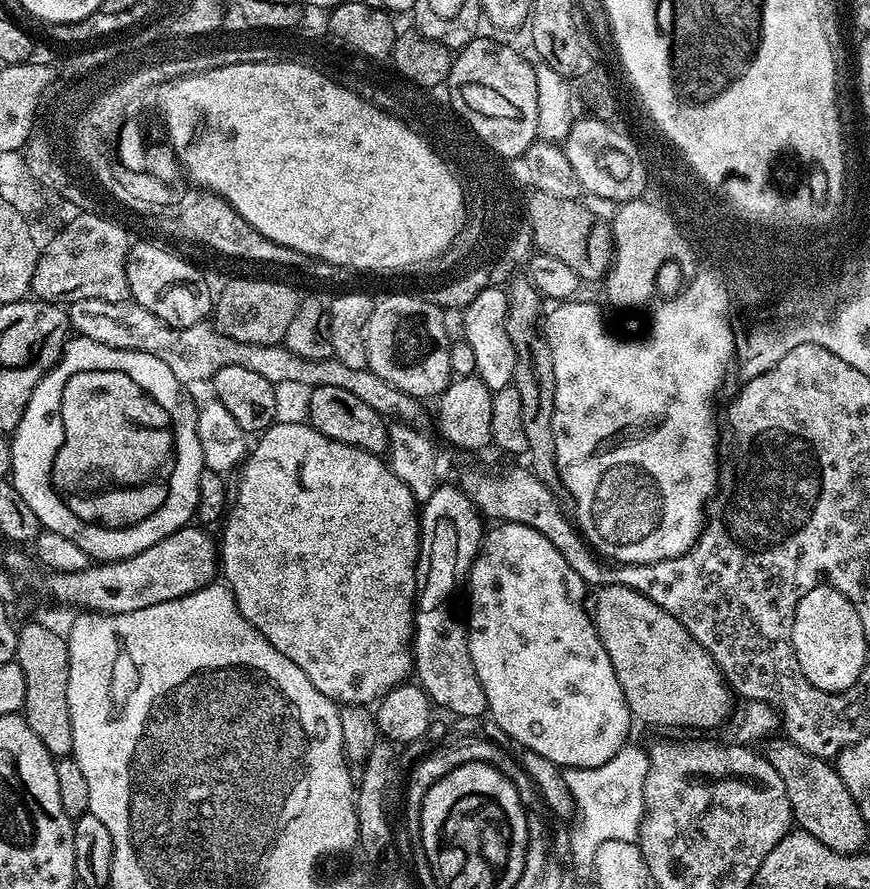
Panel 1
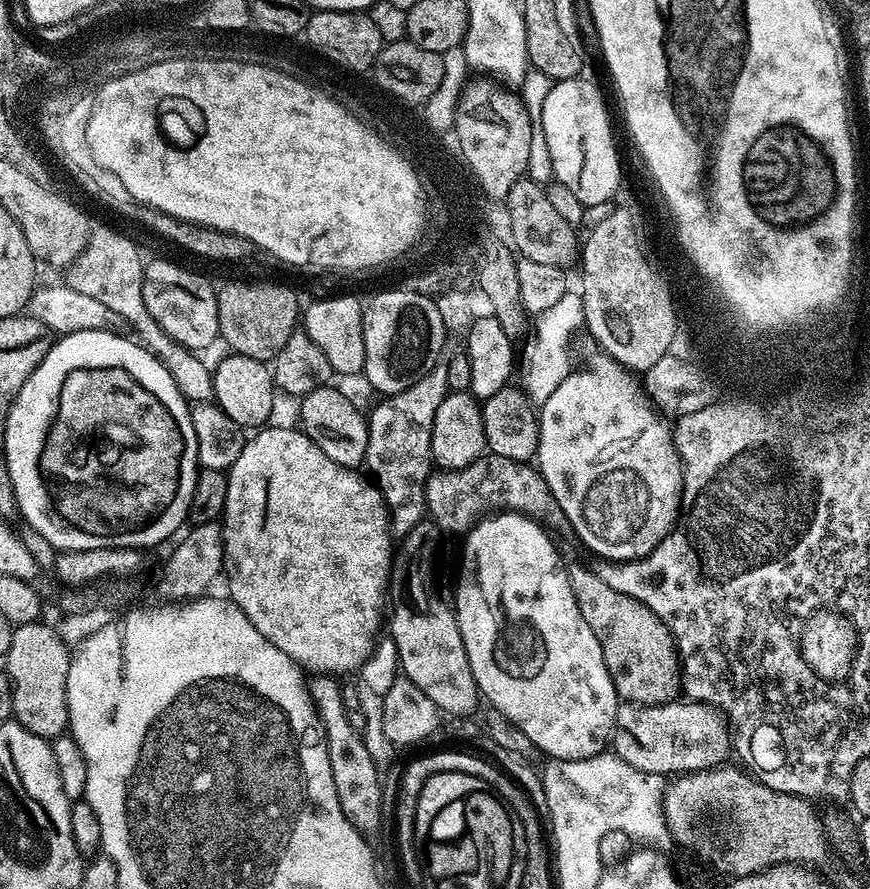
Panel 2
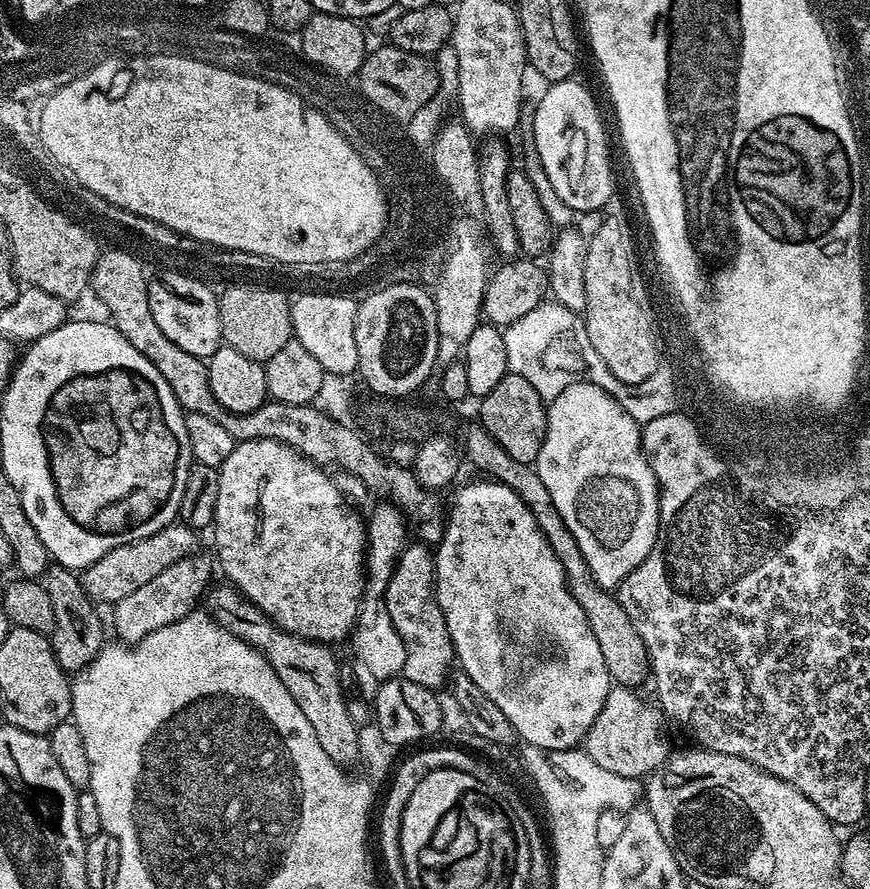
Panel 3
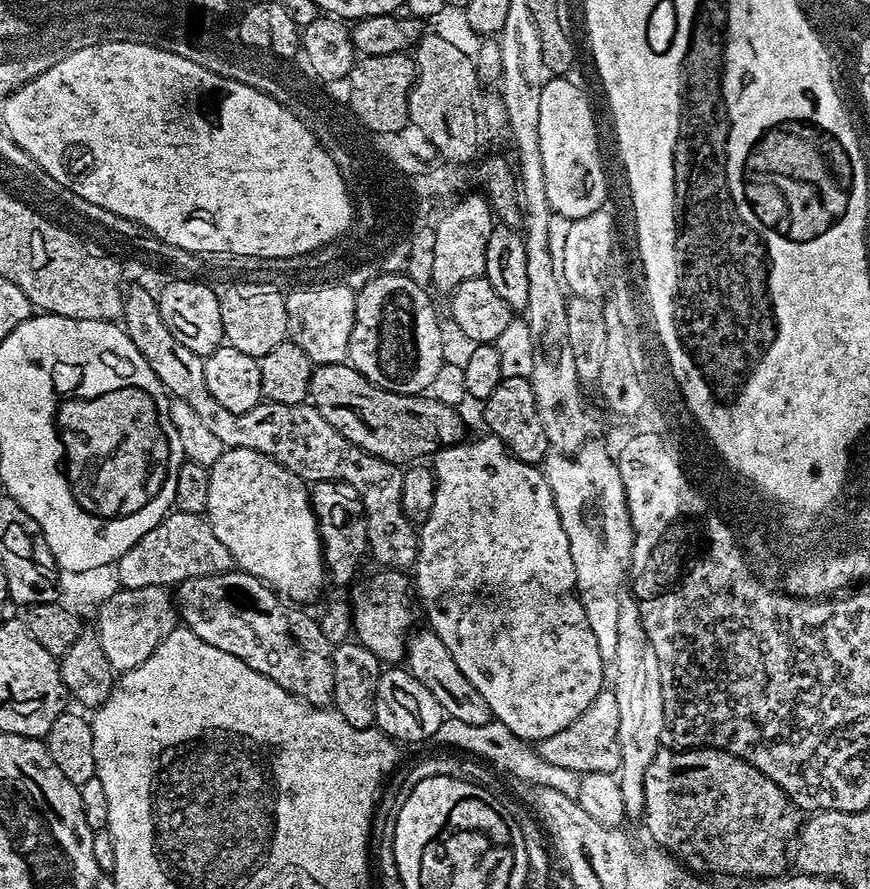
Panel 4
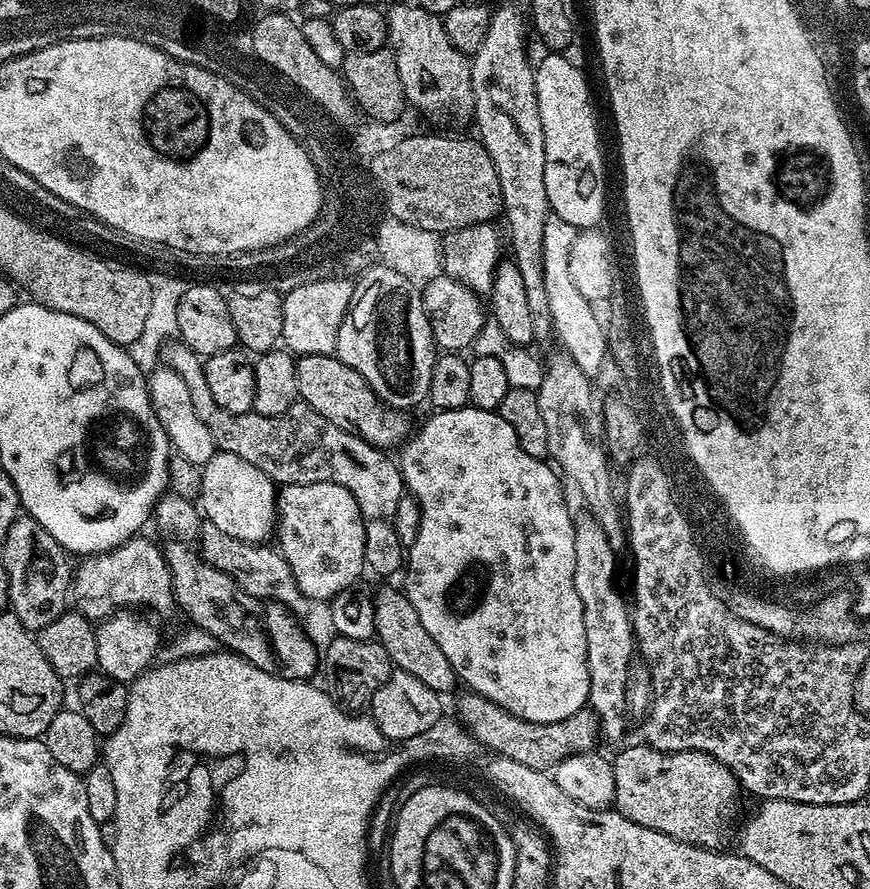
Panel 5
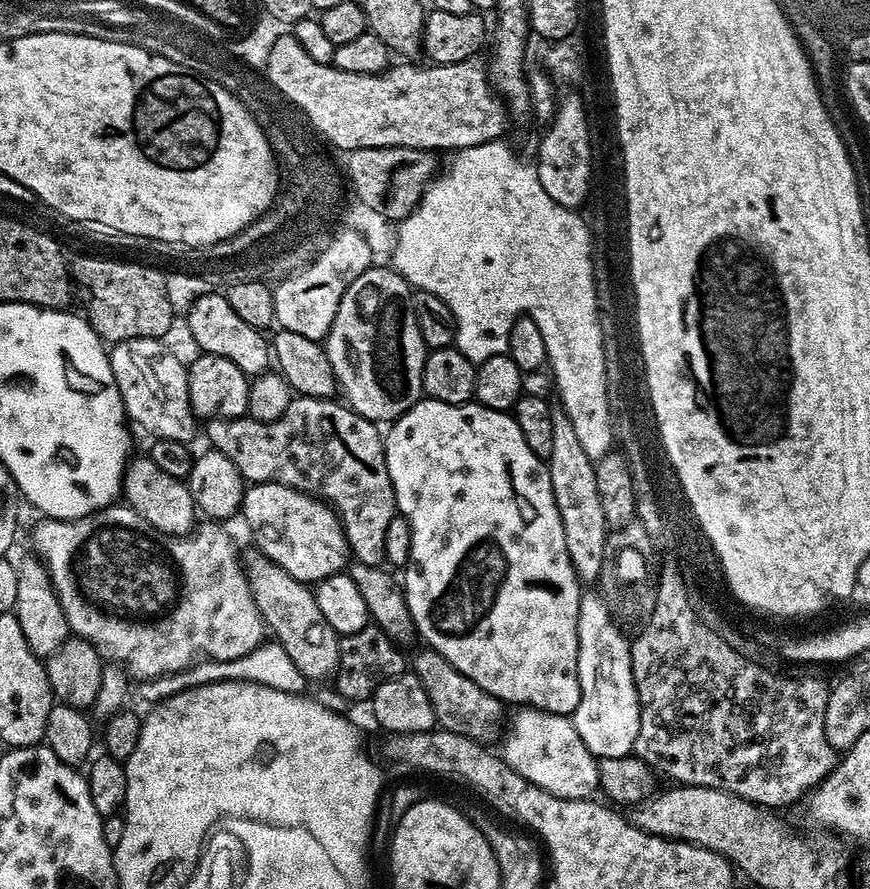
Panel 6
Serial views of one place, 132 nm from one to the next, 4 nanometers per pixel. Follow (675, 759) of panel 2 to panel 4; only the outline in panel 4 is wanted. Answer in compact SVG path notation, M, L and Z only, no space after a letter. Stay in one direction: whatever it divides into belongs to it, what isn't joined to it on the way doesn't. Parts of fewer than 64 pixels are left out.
M601 690L566 726L566 730L558 730L558 734L550 734L550 738L539 741L538 751L546 762L553 766L562 766L565 770L574 770L578 774L585 772L615 773L620 766L620 747L616 741L618 734L618 702L612 690Z

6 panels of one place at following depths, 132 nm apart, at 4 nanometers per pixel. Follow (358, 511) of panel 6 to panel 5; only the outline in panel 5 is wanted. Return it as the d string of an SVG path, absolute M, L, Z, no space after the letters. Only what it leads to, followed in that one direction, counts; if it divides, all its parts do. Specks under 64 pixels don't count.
M175 343L166 345L160 352L161 358L164 359L161 360L163 367L174 370L174 374L178 374L178 378L182 378L182 382L186 382L186 387L190 390L190 398L194 402L194 410L198 410L198 418L202 418L202 422L206 422L206 430L210 430L217 449L221 452L238 454L238 458L250 462L250 466L258 466L258 470L262 470L262 474L266 474L276 486L313 484L318 481L332 481L338 486L346 486L346 490L350 490L350 494L354 494L354 498L358 502L358 510L364 519L364 533L368 539L366 545L367 567L371 571L373 568L380 576L392 576L399 568L401 571L406 560L406 549L398 542L398 534L394 530L392 519L394 510L398 510L400 497L405 495L406 489L397 461L393 457L391 460L388 457L391 455L385 449L375 448L360 436L355 436L334 426L334 422L322 418L322 414L318 414L309 404L303 402L292 404L290 410L286 410L286 414L277 416L263 416L253 411L234 414L222 410L222 406L218 406L218 402L214 402L214 396L210 394L210 386L206 386L204 360L187 344Z

